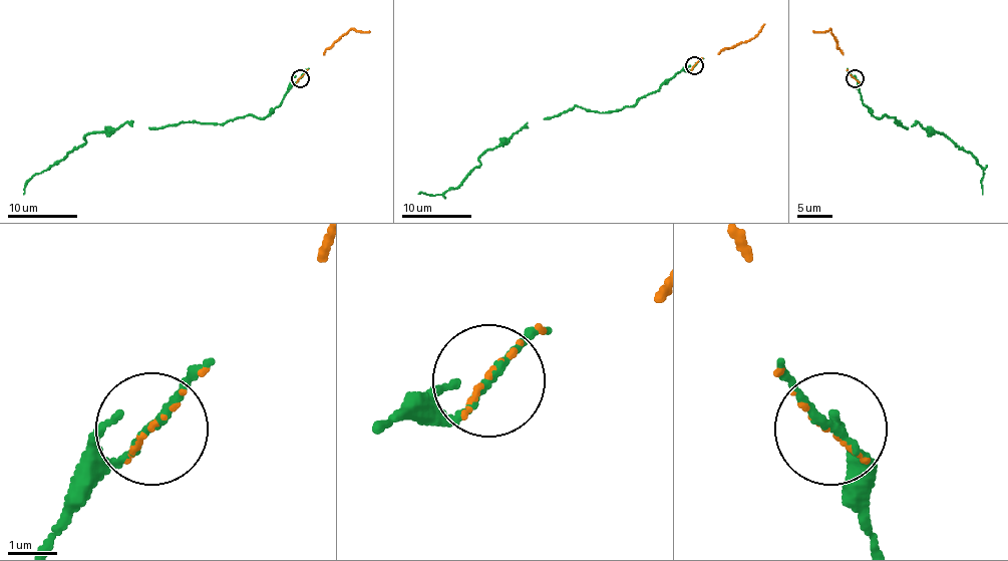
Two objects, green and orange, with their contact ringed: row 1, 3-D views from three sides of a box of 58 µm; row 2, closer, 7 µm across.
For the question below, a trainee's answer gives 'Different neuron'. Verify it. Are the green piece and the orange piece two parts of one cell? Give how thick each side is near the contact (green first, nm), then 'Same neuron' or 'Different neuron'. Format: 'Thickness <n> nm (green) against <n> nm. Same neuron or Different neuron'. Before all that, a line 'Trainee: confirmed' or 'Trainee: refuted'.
Trainee: refuted
Thickness 140 nm (green) against 90 nm. Same neuron

